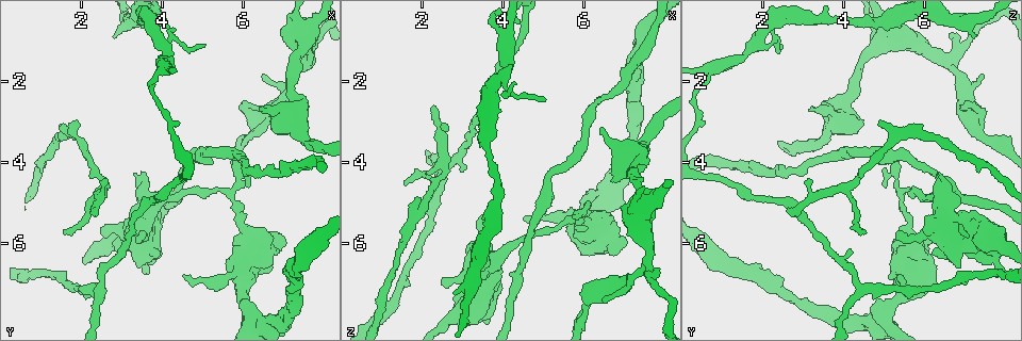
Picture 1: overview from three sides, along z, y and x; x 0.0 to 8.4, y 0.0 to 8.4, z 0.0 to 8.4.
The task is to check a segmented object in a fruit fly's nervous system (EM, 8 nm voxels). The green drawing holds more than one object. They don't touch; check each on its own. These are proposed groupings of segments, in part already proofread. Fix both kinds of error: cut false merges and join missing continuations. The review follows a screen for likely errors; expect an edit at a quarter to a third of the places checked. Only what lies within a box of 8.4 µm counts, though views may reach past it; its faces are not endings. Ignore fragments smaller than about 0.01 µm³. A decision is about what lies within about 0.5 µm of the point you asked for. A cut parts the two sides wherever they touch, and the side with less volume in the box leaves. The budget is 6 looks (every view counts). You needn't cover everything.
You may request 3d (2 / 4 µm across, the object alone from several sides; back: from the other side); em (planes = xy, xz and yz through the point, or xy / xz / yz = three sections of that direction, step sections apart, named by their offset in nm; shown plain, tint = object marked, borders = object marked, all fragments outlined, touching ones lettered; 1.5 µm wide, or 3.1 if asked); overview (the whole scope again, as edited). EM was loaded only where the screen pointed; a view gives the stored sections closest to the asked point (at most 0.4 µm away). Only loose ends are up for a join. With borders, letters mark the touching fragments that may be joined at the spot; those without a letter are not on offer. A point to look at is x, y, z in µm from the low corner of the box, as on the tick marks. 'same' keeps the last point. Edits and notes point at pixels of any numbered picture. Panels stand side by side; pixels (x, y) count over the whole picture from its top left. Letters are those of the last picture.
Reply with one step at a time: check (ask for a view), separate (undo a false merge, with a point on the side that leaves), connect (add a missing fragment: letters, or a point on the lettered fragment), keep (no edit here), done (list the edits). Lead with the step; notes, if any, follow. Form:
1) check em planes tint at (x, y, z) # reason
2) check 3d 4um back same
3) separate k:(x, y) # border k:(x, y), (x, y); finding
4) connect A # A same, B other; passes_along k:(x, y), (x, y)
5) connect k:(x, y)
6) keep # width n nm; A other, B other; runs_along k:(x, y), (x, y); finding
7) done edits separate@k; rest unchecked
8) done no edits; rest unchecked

check 3d 2um at (4.05, 1.70, 0.80) # branch point

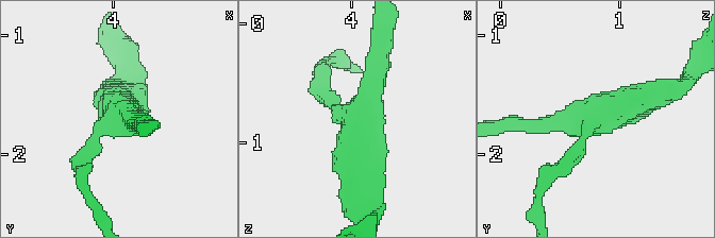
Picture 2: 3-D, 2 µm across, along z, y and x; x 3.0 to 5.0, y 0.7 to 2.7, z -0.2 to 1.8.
check em planes tint at (4.02, 1.70, 0.78) # arms 3; shape alone is not enough

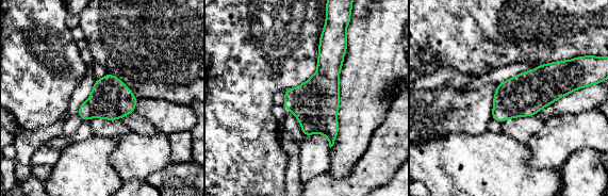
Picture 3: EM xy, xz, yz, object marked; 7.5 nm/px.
check em planes borders same

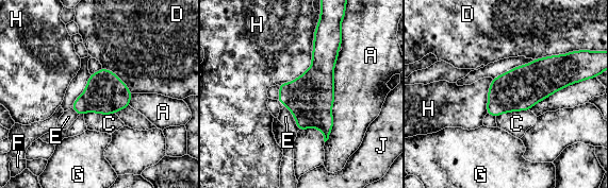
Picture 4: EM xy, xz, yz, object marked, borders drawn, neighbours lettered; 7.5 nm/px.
separate 4:(282, 98) # width 300 nm; A other, C other, D other, E other, F other, G other, H other, J other; border 4:(289, 84), (288, 102), (285, 104); a second neuron is stuck on

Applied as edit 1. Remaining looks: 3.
check 3d 2um at (6.50, 2.70, 3.15) # free end

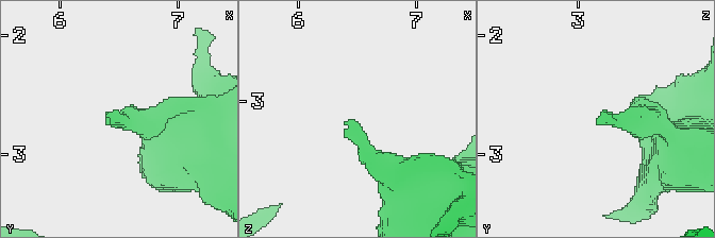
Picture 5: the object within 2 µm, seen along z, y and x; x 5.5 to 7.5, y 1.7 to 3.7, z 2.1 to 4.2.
check em planes borders at (6.44, 2.72, 3.12) # now the EM

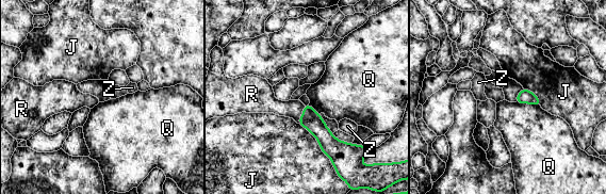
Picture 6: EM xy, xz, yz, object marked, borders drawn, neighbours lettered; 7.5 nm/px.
connect R # longest_contact J 460 nm; J other, Q other, R same, Z other; passes_along 6:(311, 119), (304, 114), (294, 109); it goes on there

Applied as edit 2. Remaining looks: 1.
done edits separate@4, connect@6; rest unchecked

